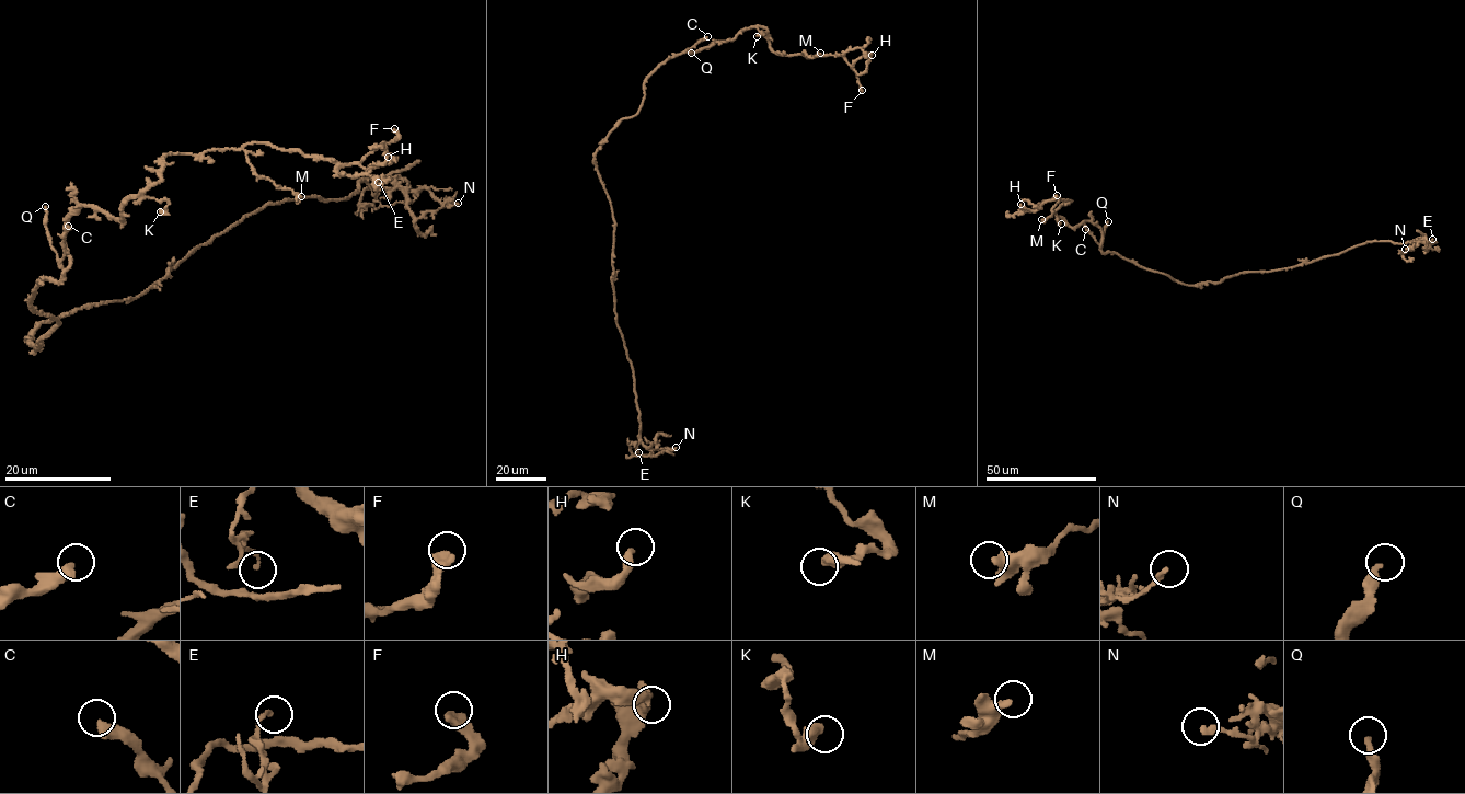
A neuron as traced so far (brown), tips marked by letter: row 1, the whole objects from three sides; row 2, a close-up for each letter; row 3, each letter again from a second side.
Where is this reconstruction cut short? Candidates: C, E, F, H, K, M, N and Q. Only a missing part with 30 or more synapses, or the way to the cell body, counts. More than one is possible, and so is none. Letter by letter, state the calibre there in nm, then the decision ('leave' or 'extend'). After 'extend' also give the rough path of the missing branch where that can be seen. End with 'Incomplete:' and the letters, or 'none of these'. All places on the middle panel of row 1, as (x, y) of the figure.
C: 480 nm thick; leave
E: 110 nm thick; leave
F: 460 nm thick; leave
H: 360 nm thick; leave
K: 500 nm thick; leave
M: 360 nm thick; leave
N: 190 nm thick; leave
Q: 280 nm thick; leave
Incomplete: none of these

